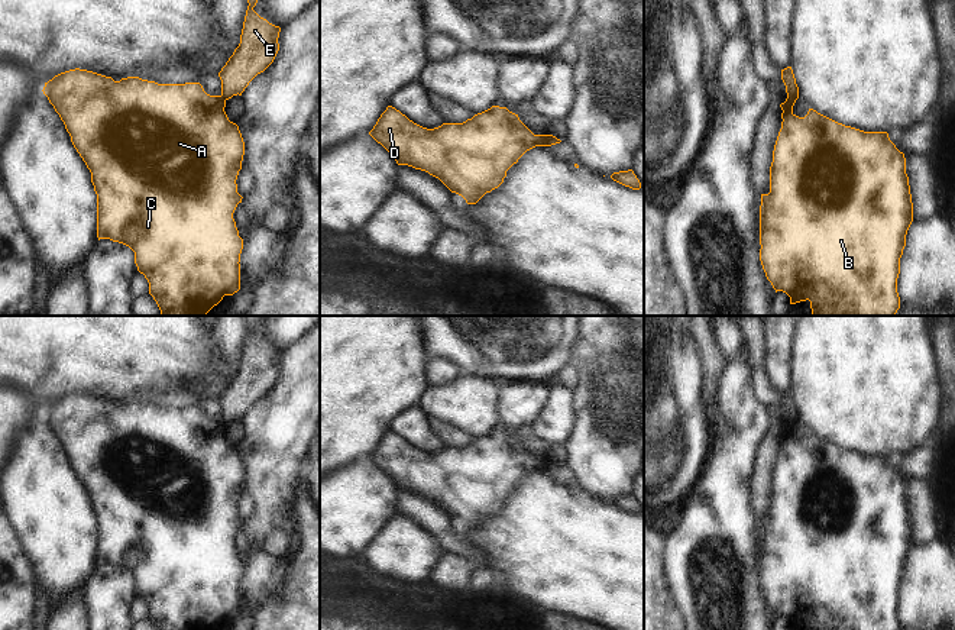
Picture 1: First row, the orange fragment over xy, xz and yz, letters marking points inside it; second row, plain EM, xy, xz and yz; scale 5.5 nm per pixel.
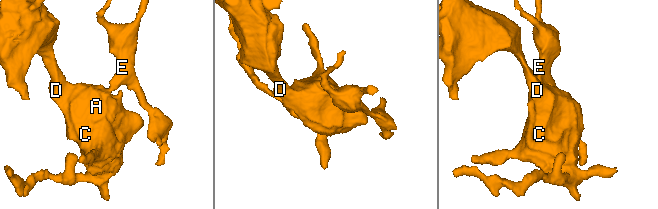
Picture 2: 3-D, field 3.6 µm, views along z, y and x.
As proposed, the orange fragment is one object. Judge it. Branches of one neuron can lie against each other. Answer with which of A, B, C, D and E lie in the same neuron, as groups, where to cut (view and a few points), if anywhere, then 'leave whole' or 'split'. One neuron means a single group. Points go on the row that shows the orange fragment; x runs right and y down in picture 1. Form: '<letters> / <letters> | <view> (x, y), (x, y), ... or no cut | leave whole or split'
A B C D / E | yz (787, 97), (796, 99) | split

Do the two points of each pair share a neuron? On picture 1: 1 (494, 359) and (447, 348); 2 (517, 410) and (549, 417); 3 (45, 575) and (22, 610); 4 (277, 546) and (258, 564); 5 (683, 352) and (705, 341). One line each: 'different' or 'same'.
1: same
2: different
3: different
4: different
5: different

